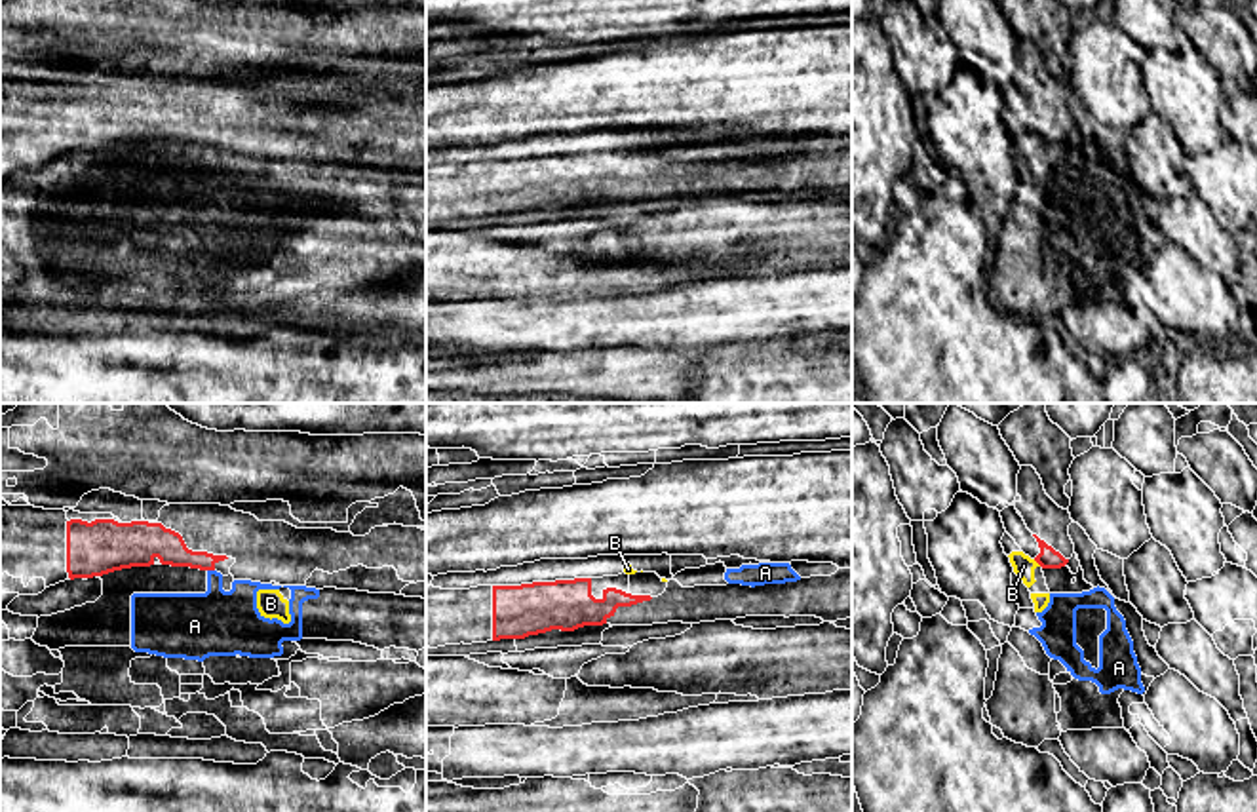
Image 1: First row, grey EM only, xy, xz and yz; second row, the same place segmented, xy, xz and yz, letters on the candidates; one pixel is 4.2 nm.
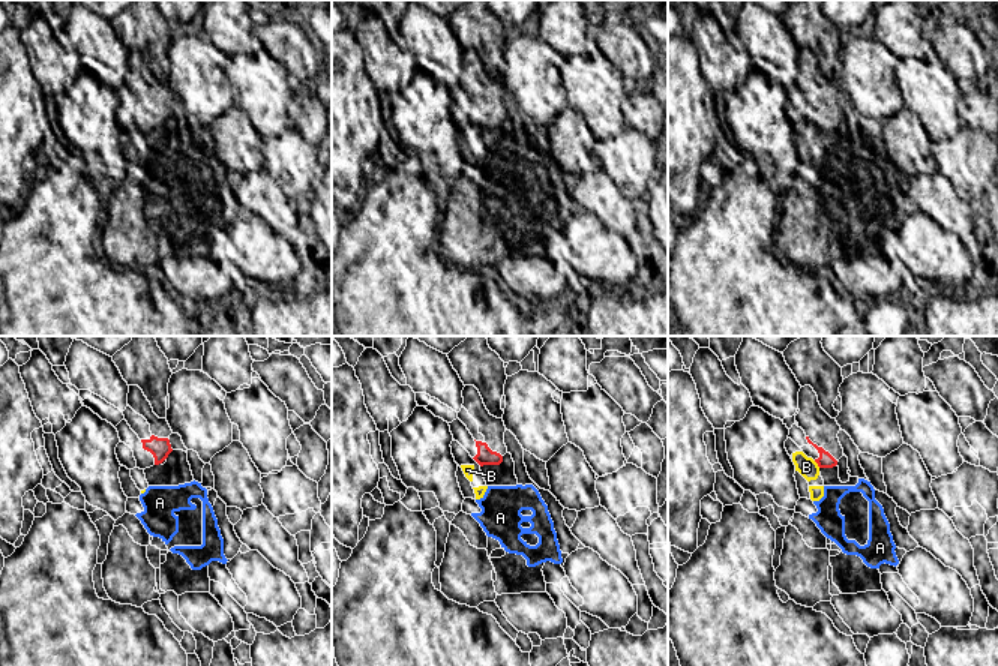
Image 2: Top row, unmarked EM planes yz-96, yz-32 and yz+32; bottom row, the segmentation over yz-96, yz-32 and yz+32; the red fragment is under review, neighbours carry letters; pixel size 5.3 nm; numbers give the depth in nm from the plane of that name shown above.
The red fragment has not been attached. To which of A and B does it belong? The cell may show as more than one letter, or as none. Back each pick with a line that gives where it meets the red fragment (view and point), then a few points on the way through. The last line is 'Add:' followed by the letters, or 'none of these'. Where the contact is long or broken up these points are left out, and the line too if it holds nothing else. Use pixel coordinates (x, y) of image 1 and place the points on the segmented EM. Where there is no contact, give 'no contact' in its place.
Add: none of these

